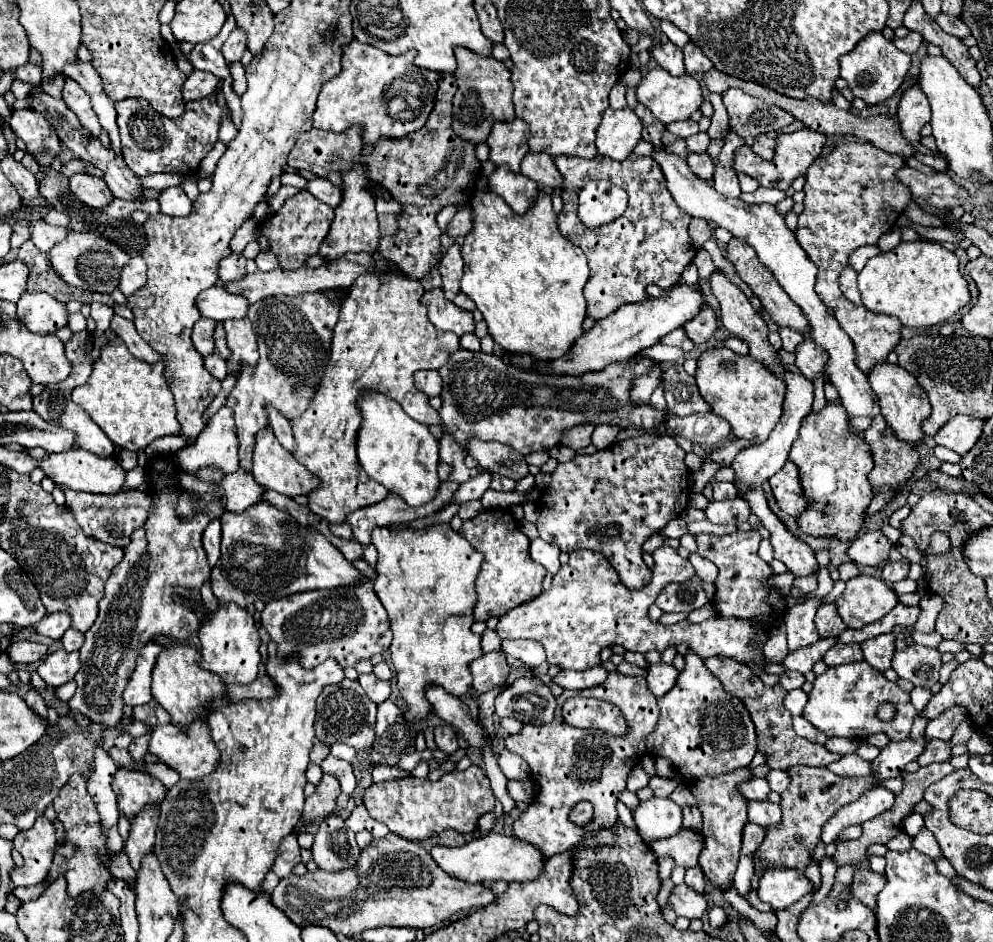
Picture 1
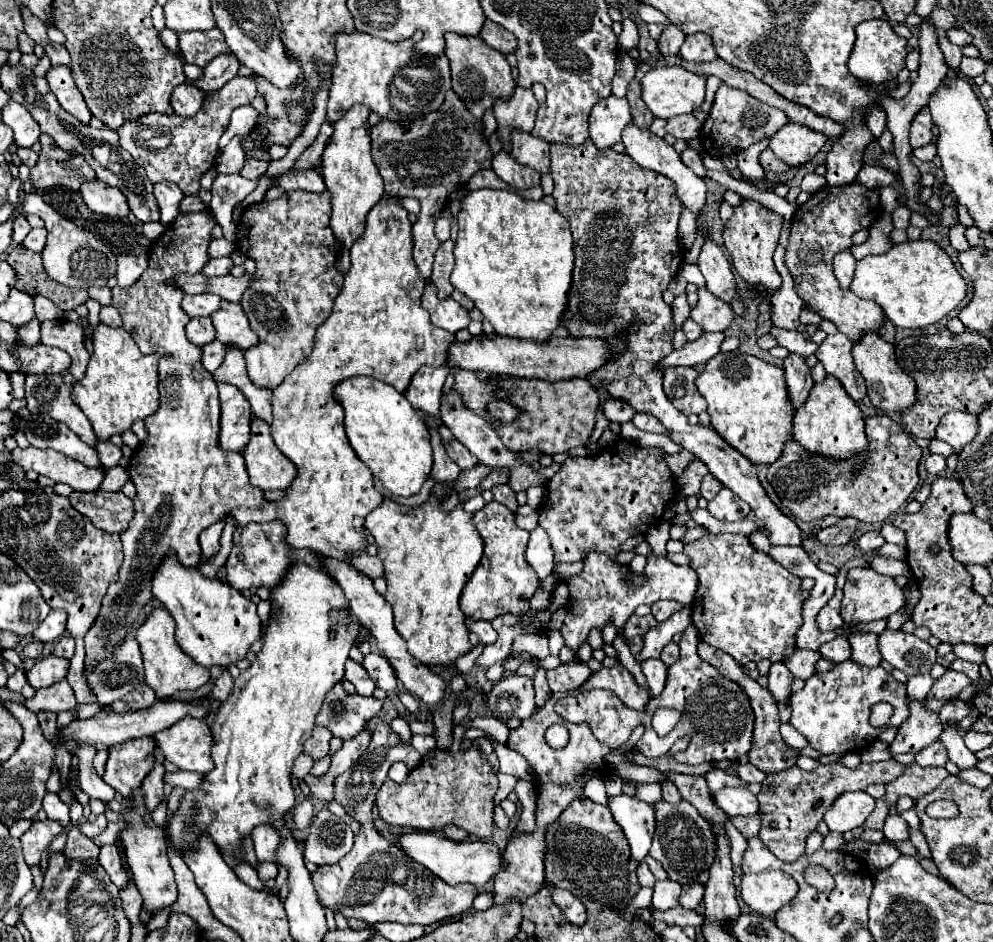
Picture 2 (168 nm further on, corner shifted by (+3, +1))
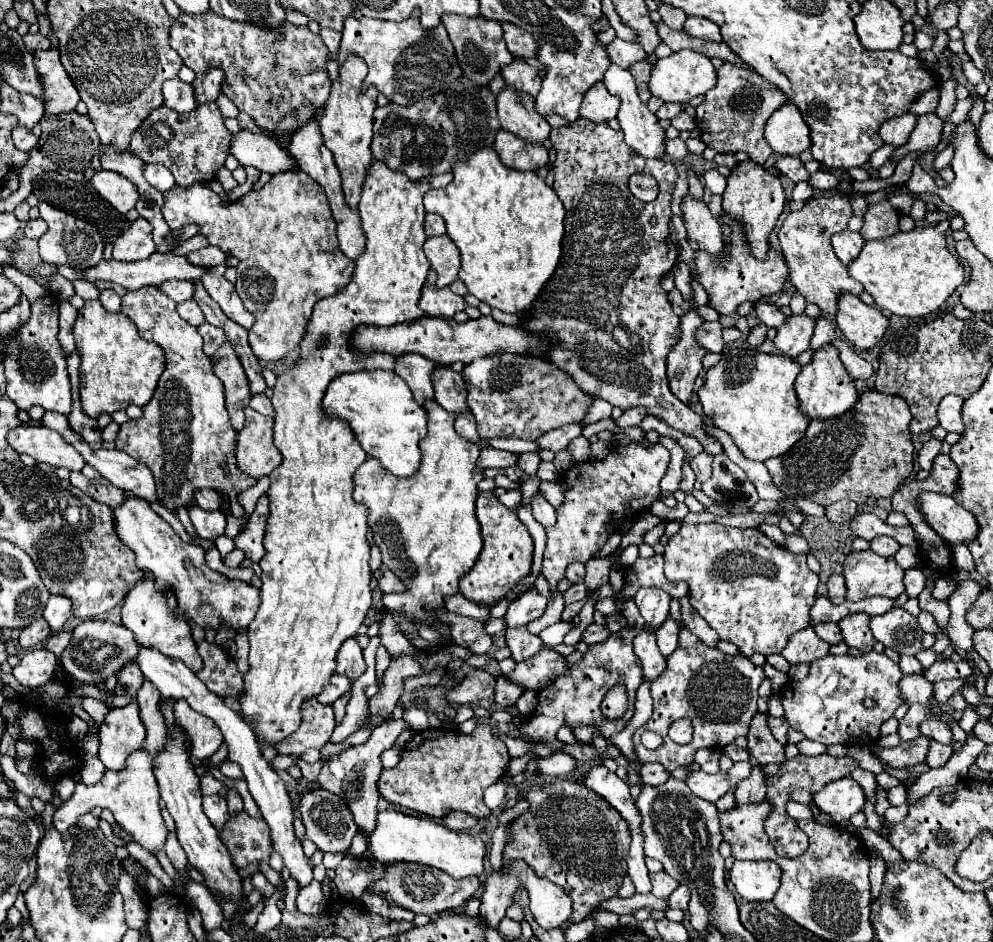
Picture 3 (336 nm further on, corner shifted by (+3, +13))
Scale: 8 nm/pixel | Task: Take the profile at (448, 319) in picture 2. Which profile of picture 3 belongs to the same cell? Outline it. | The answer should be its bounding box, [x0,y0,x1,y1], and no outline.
[420,270,466,318]

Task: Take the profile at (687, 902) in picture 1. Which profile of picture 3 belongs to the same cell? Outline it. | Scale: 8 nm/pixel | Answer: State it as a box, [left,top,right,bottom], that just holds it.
[650,872,678,900]

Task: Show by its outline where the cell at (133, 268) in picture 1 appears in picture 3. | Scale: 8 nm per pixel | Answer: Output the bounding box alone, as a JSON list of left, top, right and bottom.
[112,218,156,262]

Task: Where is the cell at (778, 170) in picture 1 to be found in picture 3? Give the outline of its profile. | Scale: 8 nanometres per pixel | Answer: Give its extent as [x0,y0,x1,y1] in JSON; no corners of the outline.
[764,102,810,156]

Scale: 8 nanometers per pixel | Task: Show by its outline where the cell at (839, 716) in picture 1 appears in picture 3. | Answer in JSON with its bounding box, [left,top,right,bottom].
[782,652,902,746]

